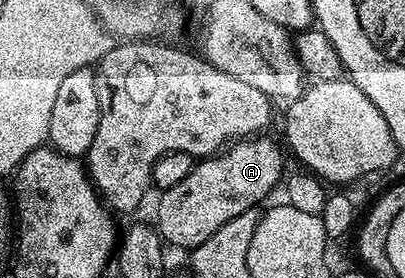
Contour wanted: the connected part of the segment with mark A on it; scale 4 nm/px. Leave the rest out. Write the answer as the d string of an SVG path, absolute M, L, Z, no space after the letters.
M267 137L240 139L214 157L200 158L185 181L158 196L157 226L164 244L190 249L201 245L201 241L209 241L225 221L233 221L233 217L245 213L245 209L259 207L278 183L280 186L285 175L284 148L263 138Z

